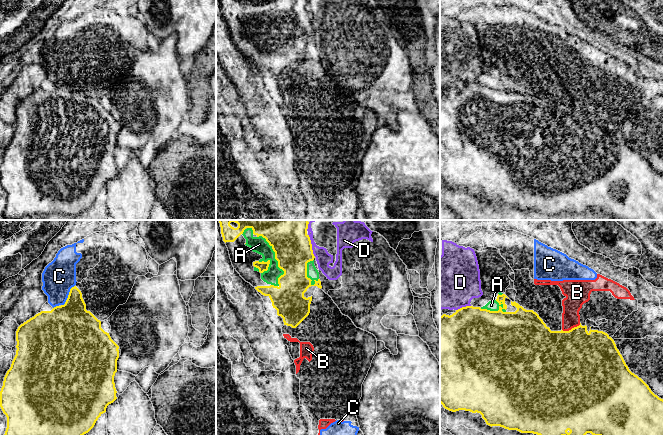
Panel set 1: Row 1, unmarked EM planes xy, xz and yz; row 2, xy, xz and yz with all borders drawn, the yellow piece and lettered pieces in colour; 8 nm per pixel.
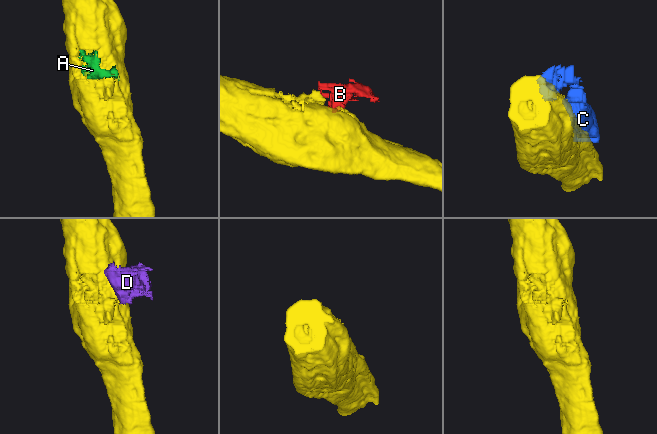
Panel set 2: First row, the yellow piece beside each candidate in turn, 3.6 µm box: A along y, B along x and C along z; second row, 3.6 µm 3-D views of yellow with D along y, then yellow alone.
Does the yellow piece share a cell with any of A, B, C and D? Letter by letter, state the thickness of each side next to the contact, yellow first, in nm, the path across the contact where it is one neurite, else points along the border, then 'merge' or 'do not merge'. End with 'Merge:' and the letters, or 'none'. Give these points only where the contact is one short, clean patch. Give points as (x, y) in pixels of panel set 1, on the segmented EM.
A: calibres 360 and 130 nm; merge
B: calibres 480 and 160 nm; do not merge
C: calibres 380 and 260 nm; border xy (74, 285), (70, 289), (66, 301), (61, 305); do not merge
D: calibres 360 and 120 nm; border xz (308, 234), (311, 240), (312, 253), (315, 256); do not merge
Merge: A

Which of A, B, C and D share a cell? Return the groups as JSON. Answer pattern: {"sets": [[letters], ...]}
{"sets": [["A"], ["B", "C"], ["D"]]}

